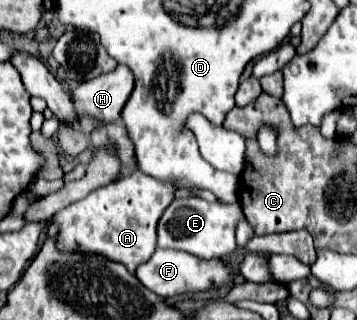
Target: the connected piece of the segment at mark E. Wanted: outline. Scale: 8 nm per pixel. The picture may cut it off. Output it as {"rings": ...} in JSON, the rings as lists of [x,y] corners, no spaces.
{"rings":[[[197,197],[175,199],[157,225],[157,247],[187,251],[203,261],[229,257],[237,249],[235,229],[245,219],[239,203],[207,203]]]}

